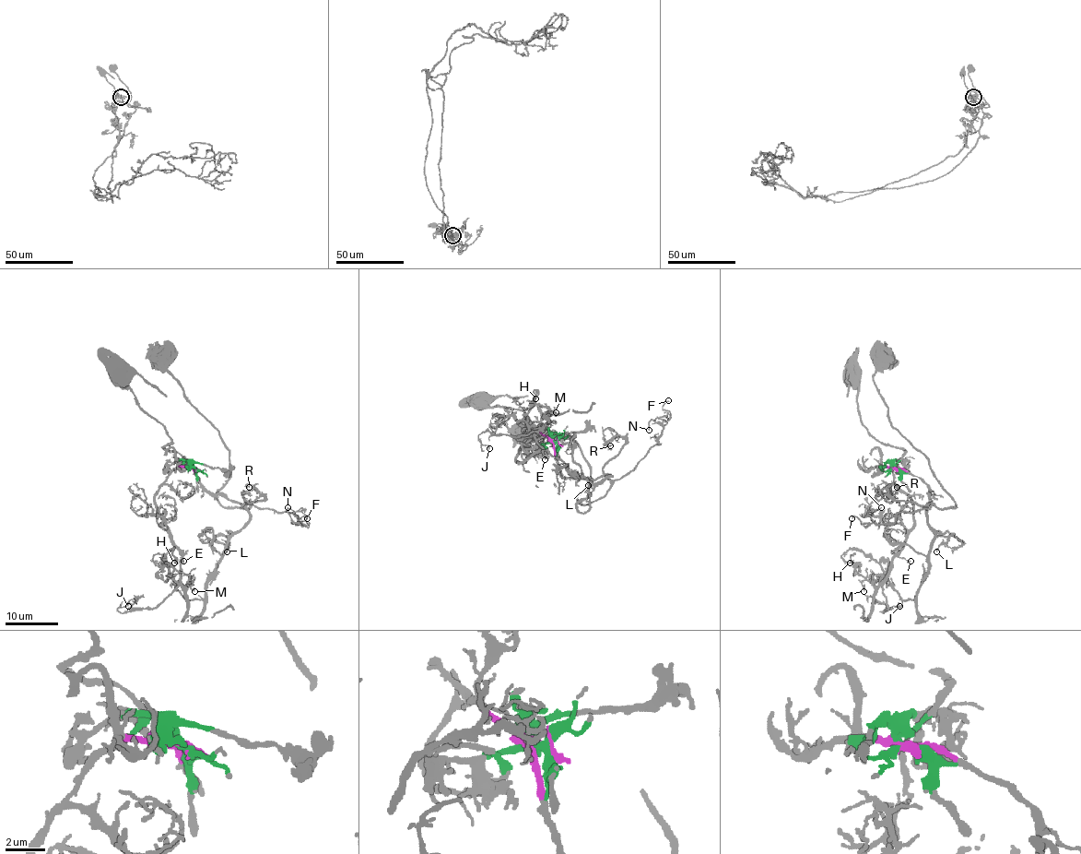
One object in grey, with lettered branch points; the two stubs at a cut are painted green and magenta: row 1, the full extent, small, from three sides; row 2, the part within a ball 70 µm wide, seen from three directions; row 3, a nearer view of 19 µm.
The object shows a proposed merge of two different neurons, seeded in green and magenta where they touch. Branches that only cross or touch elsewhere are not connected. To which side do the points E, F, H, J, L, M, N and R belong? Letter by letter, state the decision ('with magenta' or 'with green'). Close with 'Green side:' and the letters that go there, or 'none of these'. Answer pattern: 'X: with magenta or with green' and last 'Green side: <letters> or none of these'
E: with green
F: with magenta
H: with green
J: with green
L: with magenta
M: with green
N: with magenta
R: with magenta
Green side: E, H, J, M

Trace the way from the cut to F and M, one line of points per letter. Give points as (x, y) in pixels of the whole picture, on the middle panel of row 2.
F: (554, 441), (554, 459), (564, 477), (616, 480), (659, 444), (662, 423), (670, 418), (662, 407), (668, 401)
M: (554, 441), (528, 442), (520, 449), (516, 459), (523, 462), (543, 444), (543, 429), (552, 411), (556, 413)

